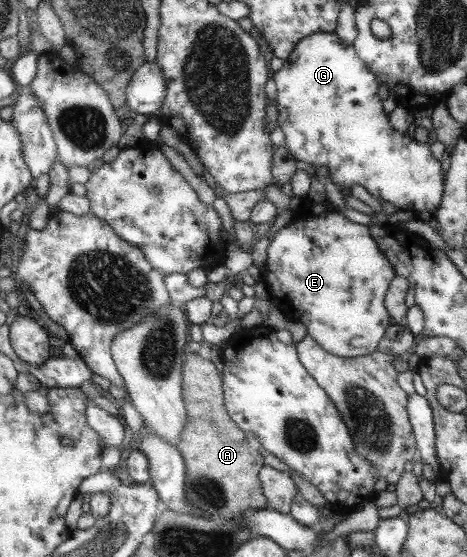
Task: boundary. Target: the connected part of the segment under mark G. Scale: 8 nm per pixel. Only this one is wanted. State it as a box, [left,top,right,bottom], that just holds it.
[272,32,445,215]

